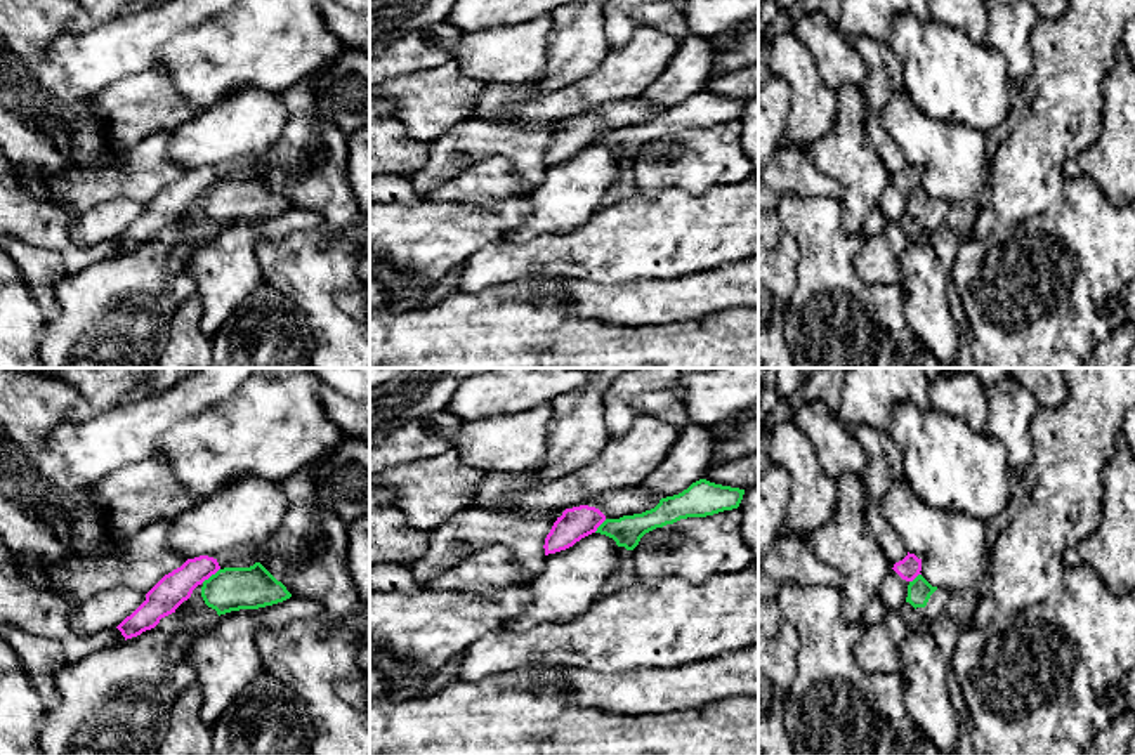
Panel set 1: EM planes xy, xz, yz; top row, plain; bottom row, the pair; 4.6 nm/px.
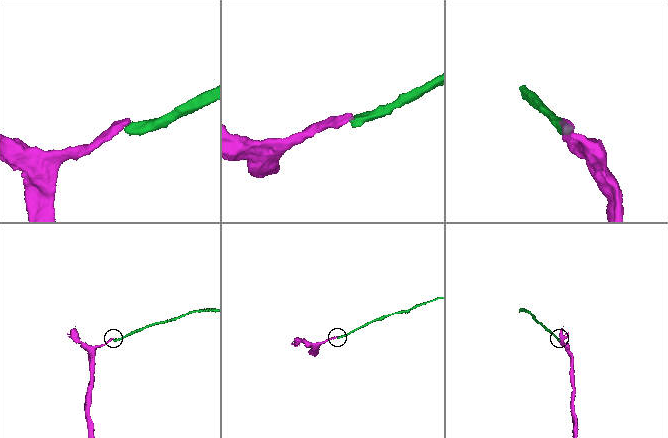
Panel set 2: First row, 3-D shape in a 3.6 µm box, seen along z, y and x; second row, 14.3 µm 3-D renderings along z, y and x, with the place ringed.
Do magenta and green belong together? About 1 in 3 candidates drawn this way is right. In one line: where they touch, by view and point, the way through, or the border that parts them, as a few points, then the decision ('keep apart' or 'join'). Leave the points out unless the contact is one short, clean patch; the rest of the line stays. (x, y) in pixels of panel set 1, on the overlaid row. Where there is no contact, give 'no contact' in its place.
meets magenta in xy at (210, 575); border along xy (219, 568), (202, 582); keep apart

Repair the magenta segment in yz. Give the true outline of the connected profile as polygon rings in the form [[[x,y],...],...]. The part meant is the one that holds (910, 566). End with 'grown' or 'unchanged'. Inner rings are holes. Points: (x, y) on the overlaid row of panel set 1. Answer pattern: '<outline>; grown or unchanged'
[[[909,554],[894,564],[880,588],[880,599],[889,611],[899,611],[908,597],[908,585],[922,574],[922,559]]]; grown

